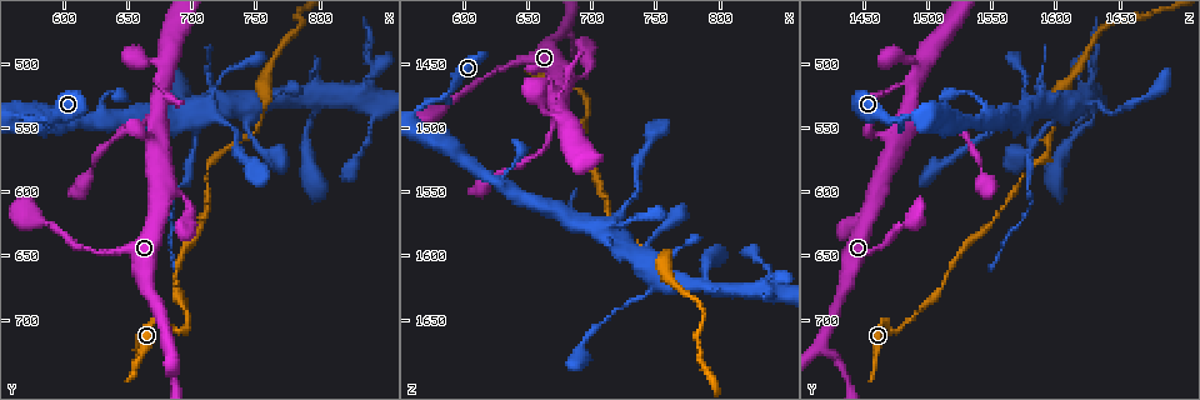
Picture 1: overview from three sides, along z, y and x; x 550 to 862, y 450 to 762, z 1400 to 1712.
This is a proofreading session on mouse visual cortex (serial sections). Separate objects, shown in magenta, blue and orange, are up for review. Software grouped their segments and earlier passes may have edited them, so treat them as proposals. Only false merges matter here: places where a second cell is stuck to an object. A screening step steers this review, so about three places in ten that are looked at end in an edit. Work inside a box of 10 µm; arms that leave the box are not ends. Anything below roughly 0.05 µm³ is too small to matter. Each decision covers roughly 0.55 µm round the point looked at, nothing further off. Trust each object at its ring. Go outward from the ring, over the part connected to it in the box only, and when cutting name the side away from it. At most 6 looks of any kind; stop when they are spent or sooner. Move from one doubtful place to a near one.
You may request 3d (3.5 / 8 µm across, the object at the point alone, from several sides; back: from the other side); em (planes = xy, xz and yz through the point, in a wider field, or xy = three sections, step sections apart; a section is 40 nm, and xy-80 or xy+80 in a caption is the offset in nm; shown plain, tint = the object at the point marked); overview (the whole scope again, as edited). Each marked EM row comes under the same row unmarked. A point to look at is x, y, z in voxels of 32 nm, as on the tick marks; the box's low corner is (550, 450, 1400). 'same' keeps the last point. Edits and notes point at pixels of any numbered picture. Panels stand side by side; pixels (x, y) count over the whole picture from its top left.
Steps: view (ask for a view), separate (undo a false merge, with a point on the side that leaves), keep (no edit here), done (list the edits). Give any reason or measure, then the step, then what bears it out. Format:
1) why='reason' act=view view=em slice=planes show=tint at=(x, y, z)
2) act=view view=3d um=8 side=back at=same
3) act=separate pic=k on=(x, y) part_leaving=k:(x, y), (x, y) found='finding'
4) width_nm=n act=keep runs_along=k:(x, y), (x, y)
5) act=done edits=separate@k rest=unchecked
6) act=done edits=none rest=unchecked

act=view view=3d um=8 at=(676, 544, 1486)

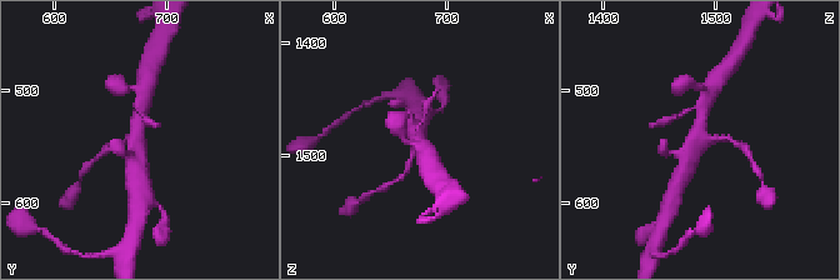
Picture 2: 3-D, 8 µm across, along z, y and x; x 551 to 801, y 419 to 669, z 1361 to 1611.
arms=3 arm_widths_nm=200,400,500 why='shape alone is not enough' act=view view=em slice=xy step=3 show=tint at=same

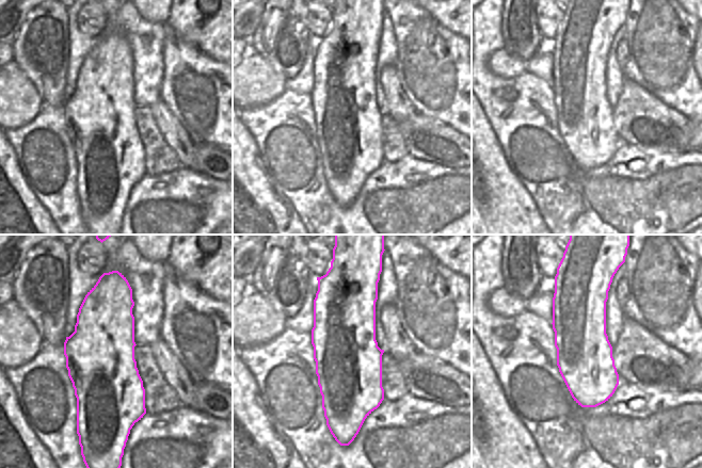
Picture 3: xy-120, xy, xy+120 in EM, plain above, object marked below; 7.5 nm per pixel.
width_nm=500 act=keep runs_along=2:(684, 173), (701, 141), (705, 105) found='all the same cell'

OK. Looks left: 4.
why='sharp bend' act=view view=em slice=xy step=1 show=tint at=(710, 540, 1578)

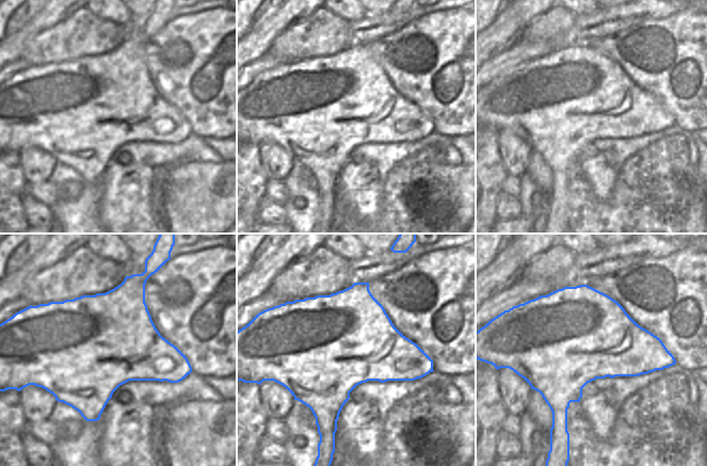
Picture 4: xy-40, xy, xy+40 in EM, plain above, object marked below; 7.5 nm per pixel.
why='see where the arms go' act=view view=3d um=3.5 side=back at=same

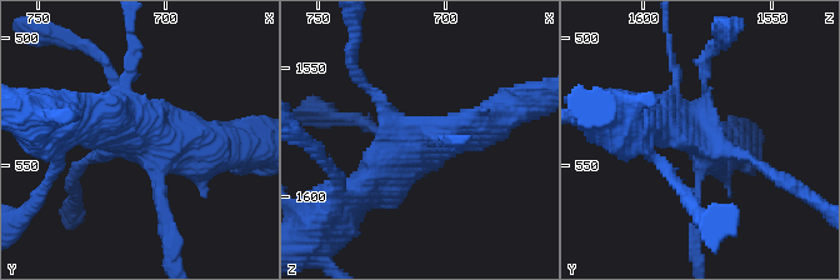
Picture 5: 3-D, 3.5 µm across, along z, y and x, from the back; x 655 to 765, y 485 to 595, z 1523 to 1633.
act=separate pic=5 on=(163, 220) border=4:(338, 414), (316, 419) found='a second cell is stuck on'

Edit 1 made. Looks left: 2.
why='redraw' act=view view=overview

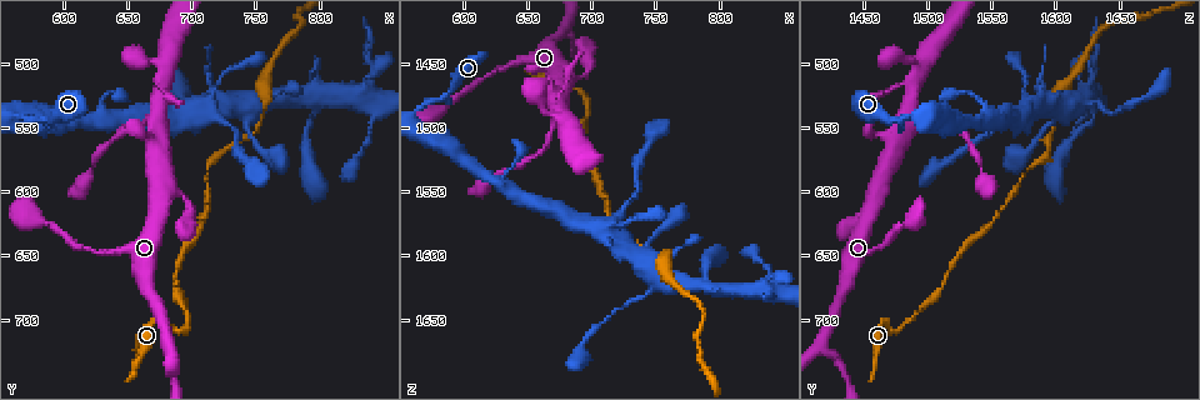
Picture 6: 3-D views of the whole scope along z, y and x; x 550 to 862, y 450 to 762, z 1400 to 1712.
why='abrupt turn' act=view view=3d um=3.5 at=(692, 708, 1474)

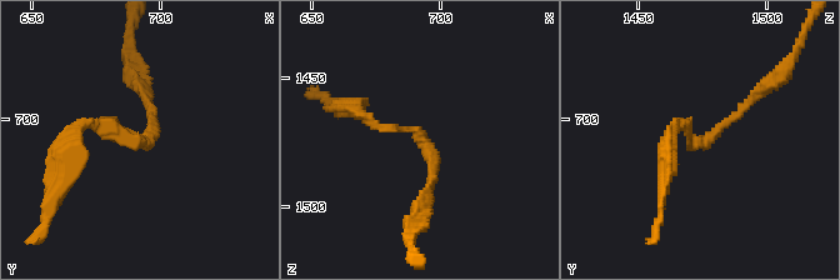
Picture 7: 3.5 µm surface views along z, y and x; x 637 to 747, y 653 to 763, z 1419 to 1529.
act=keep runs_along=7:(671, 134), (706, 141), (761, 91) found='one cell here'

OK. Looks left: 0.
act=done edits=separate@5 rest=unchecked

